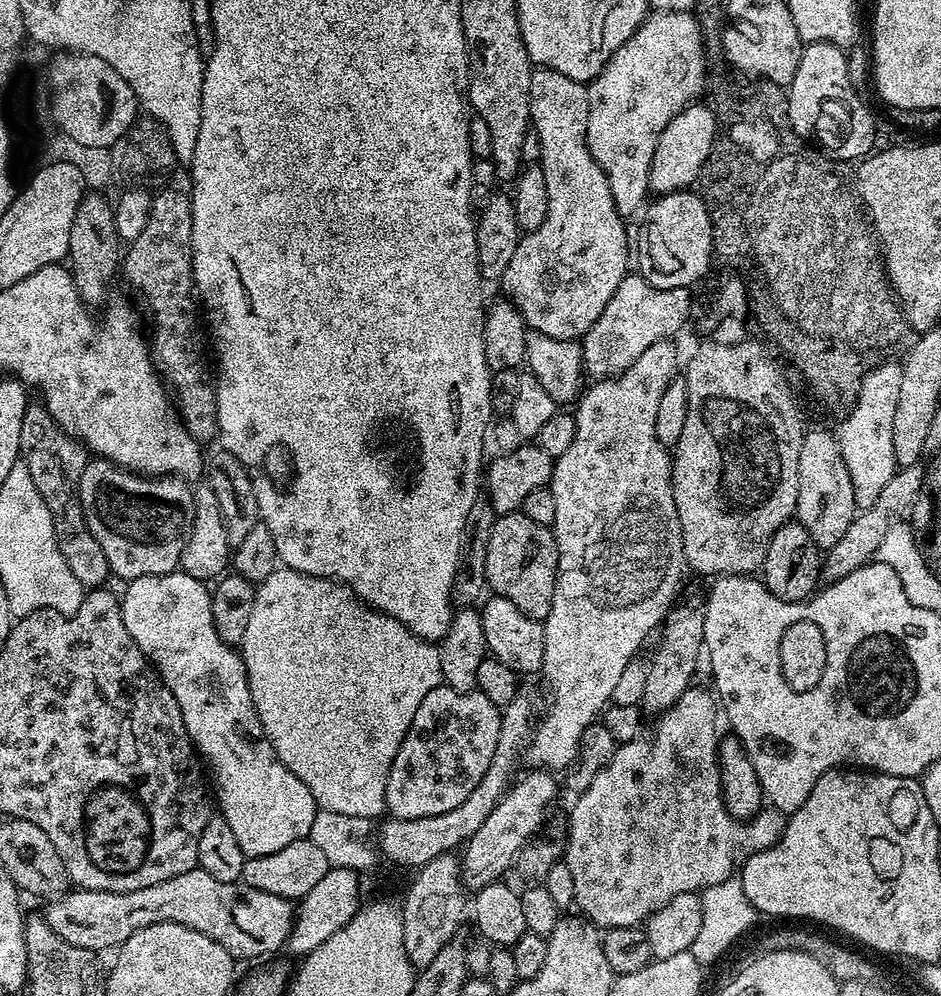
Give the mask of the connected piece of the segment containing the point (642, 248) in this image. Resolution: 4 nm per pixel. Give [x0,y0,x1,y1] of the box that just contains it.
[634,190,714,289]

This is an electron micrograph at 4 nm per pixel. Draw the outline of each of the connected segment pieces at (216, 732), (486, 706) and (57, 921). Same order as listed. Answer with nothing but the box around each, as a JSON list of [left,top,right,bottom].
[[120,570,318,857],[386,686,501,818],[42,866,294,961]]

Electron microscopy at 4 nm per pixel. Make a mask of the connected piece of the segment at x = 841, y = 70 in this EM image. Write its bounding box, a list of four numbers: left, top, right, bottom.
[787,42,876,162]

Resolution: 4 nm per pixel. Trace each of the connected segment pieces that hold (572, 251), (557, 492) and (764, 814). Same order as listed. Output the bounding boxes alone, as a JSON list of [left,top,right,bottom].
[[499,67,630,341],[526,339,686,770],[562,686,786,930]]

